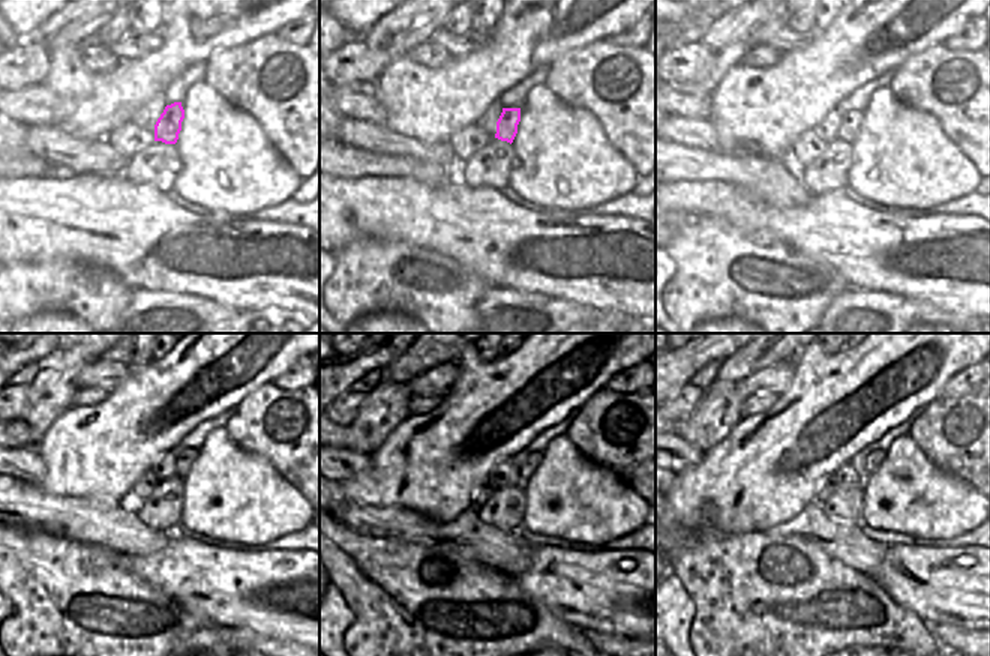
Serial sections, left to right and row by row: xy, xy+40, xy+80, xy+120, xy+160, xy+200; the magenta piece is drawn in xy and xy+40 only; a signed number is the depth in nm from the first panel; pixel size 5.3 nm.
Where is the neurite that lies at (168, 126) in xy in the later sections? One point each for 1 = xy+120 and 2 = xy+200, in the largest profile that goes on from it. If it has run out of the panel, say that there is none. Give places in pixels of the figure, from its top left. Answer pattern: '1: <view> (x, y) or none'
1: xy+120 (185, 457)
2: xy+200 (873, 461)

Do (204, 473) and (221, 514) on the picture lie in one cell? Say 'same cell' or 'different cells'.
same cell

